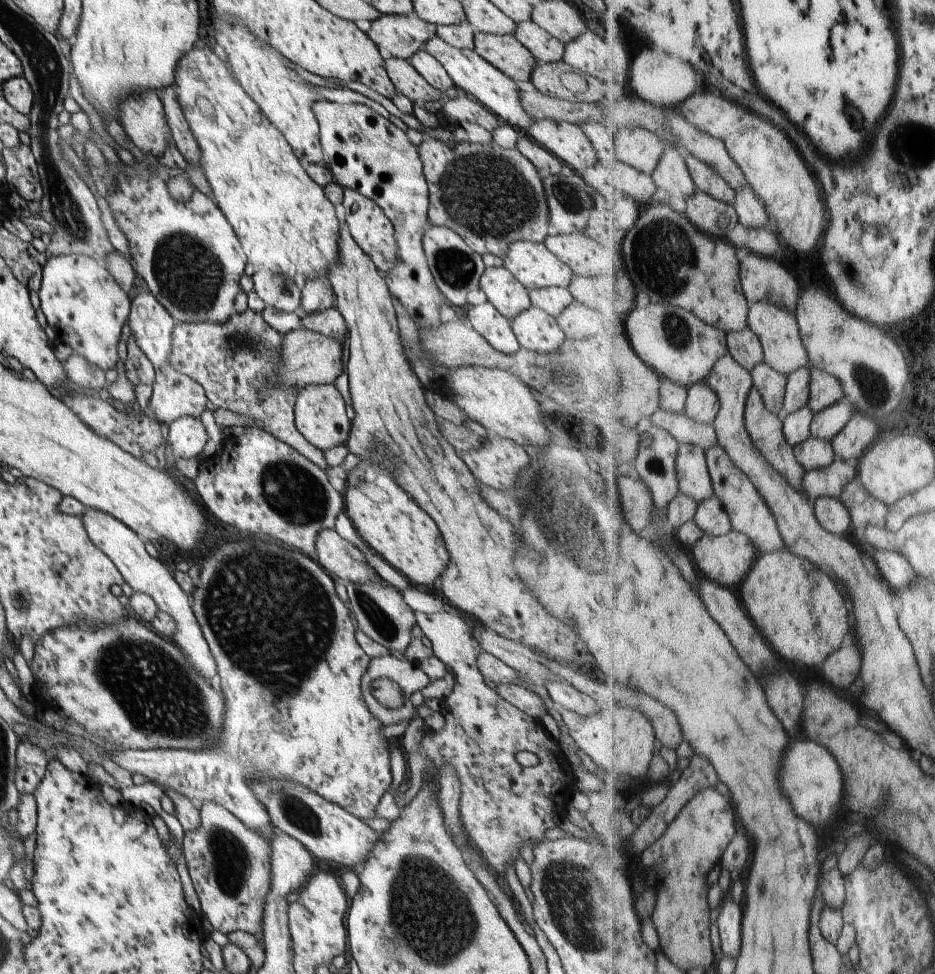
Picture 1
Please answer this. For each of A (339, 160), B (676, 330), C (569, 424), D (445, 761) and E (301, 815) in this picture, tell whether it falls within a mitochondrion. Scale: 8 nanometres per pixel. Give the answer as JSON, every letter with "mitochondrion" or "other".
{"A":"other","B":"mitochondrion","C":"mitochondrion","D":"other","E":"mitochondrion"}

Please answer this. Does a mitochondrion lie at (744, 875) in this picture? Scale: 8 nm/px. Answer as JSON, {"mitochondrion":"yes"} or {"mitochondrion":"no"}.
{"mitochondrion":"no"}

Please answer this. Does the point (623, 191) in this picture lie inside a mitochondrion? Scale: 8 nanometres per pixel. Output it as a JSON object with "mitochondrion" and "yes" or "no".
{"mitochondrion":"no"}

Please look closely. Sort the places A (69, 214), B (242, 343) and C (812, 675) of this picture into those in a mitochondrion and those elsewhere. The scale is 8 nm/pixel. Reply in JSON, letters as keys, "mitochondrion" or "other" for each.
{"A":"mitochondrion","B":"mitochondrion","C":"other"}

